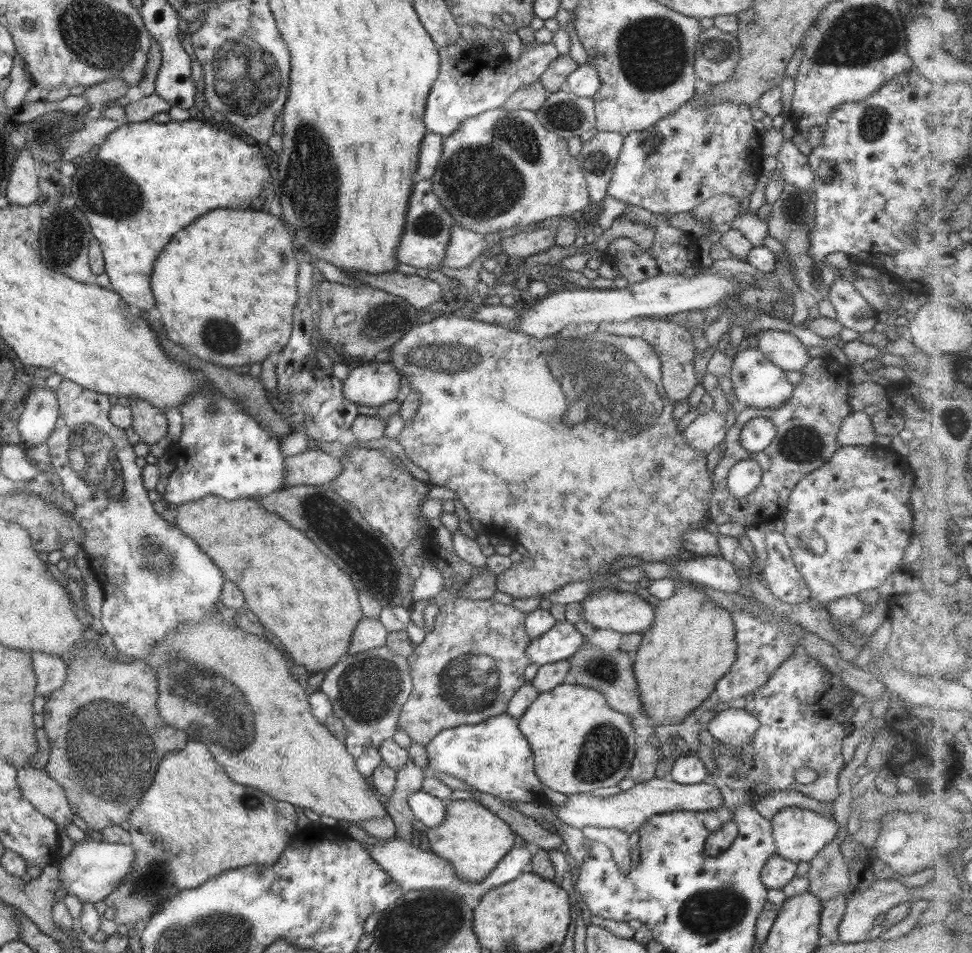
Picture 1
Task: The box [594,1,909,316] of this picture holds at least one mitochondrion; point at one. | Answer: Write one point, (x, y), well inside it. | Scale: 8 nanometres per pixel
(652, 52)

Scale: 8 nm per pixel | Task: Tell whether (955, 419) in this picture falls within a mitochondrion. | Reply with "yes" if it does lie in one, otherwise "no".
yes

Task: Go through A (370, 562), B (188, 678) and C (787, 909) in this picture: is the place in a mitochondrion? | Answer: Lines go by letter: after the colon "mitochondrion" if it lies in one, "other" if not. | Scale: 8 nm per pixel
A: mitochondrion
B: mitochondrion
C: other

